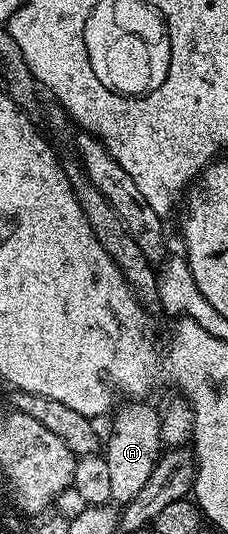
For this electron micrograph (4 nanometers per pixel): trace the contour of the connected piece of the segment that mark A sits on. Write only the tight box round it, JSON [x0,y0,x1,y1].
[105,401,163,505]

